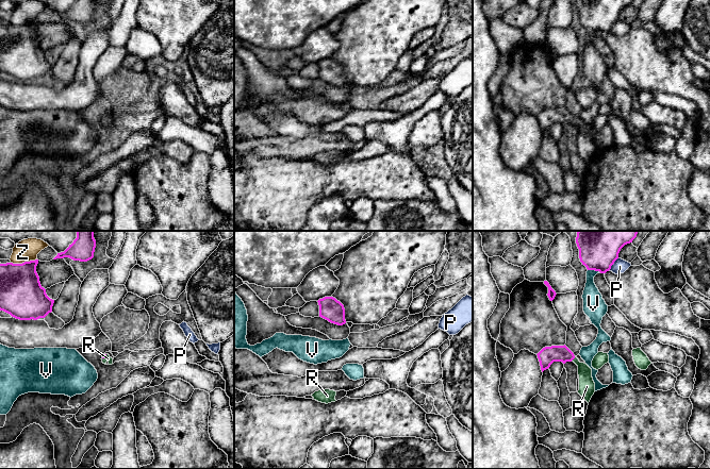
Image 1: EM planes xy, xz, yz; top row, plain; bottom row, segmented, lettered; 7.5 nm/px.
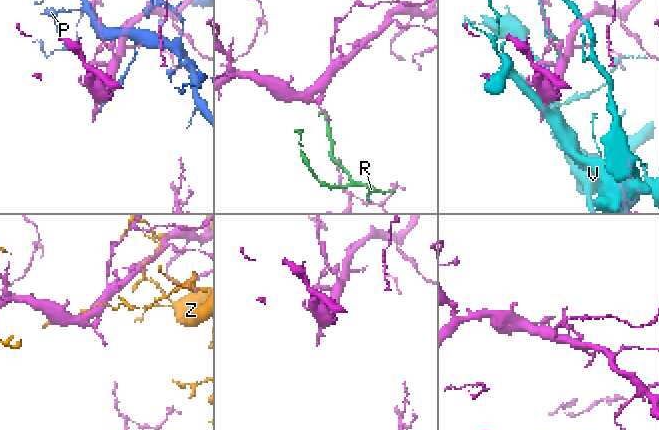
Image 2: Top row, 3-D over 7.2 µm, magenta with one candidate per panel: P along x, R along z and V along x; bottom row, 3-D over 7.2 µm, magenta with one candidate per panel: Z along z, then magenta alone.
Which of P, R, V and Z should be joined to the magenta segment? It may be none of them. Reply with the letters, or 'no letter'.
R

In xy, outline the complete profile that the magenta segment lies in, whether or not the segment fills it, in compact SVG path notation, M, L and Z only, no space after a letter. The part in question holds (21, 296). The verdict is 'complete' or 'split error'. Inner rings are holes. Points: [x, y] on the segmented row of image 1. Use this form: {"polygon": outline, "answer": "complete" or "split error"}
{"polygon": "M38 259L22 264L0 264L0 311L19 320L37 320L52 312L54 300L50 299L40 285L36 272Z", "answer": "complete"}

